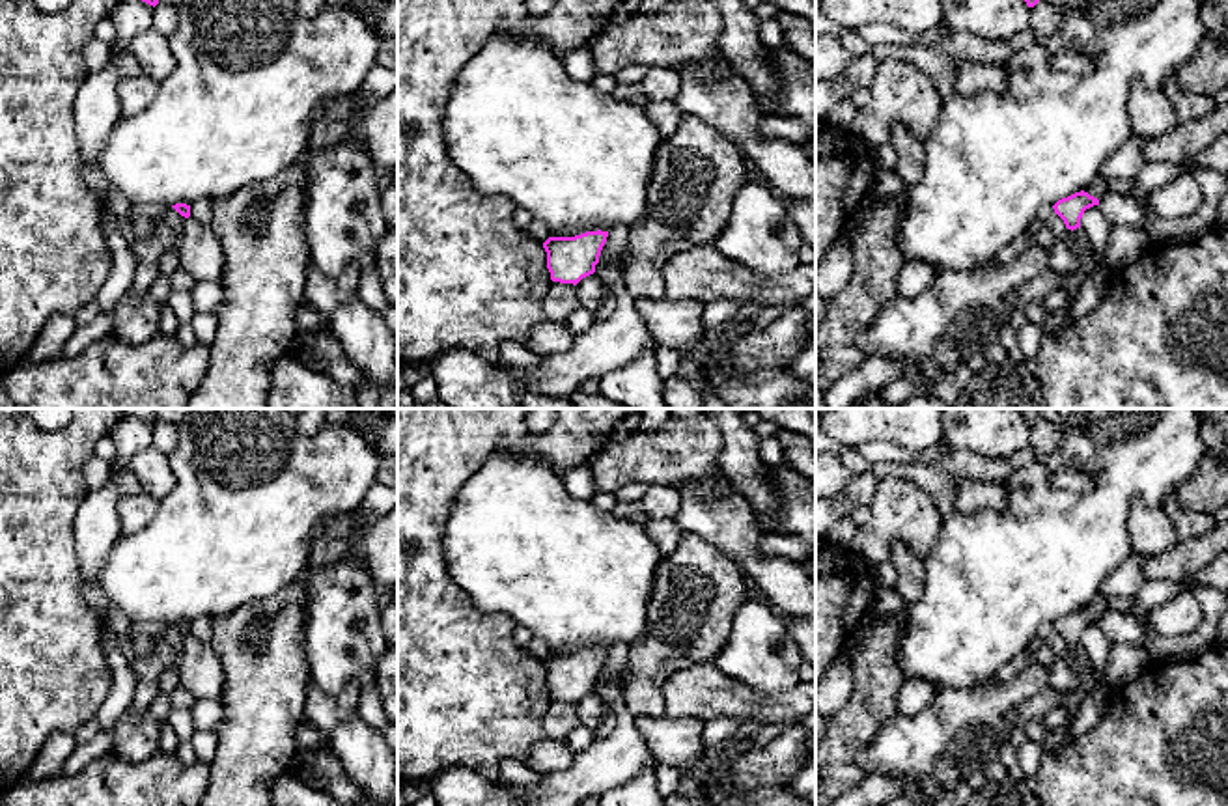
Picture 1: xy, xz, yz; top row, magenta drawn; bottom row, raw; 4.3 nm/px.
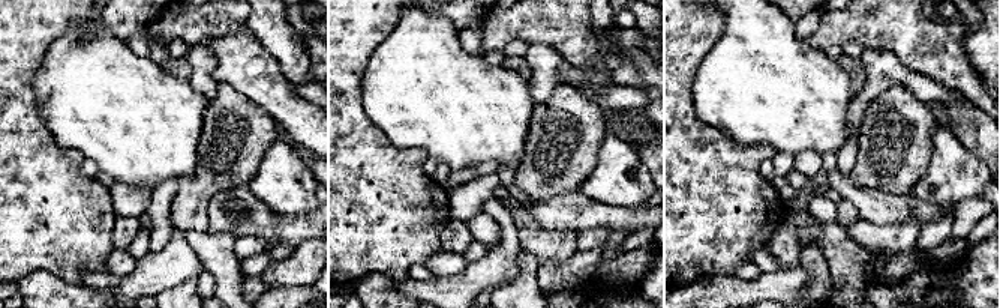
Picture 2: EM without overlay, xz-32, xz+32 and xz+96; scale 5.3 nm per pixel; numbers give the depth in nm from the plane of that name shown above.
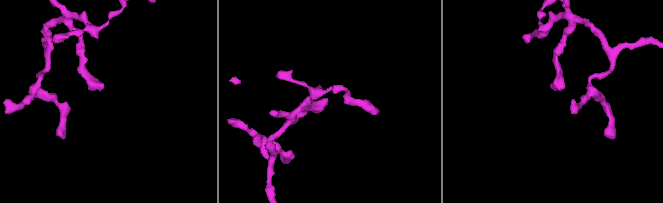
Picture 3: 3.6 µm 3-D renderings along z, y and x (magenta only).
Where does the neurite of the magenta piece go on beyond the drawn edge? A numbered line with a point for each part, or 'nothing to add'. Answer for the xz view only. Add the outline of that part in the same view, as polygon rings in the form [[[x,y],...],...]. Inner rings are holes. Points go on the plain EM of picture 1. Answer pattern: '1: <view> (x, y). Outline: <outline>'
nothing to add

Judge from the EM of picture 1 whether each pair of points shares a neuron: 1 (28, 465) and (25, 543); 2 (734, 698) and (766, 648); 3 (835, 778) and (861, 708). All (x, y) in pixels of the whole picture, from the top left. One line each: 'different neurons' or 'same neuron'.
1: same neuron
2: different neurons
3: same neuron

